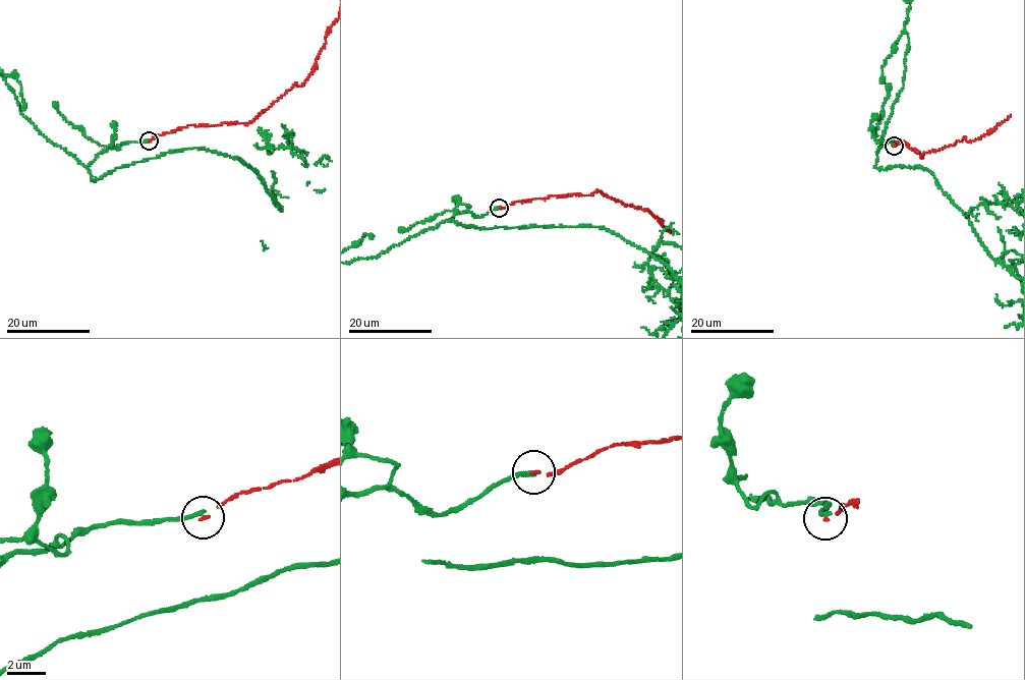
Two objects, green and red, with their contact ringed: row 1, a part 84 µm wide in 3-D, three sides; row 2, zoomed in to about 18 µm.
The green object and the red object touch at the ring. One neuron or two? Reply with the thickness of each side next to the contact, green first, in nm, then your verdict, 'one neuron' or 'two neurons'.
240/130 nm | two neurons

